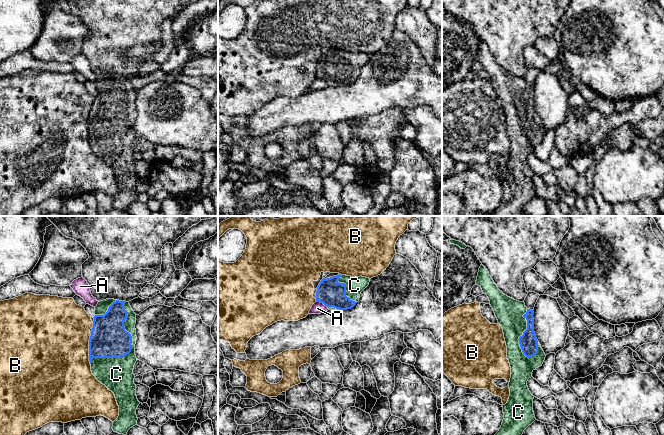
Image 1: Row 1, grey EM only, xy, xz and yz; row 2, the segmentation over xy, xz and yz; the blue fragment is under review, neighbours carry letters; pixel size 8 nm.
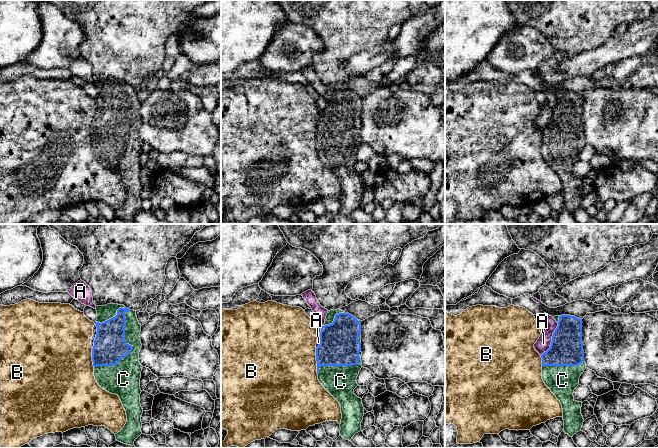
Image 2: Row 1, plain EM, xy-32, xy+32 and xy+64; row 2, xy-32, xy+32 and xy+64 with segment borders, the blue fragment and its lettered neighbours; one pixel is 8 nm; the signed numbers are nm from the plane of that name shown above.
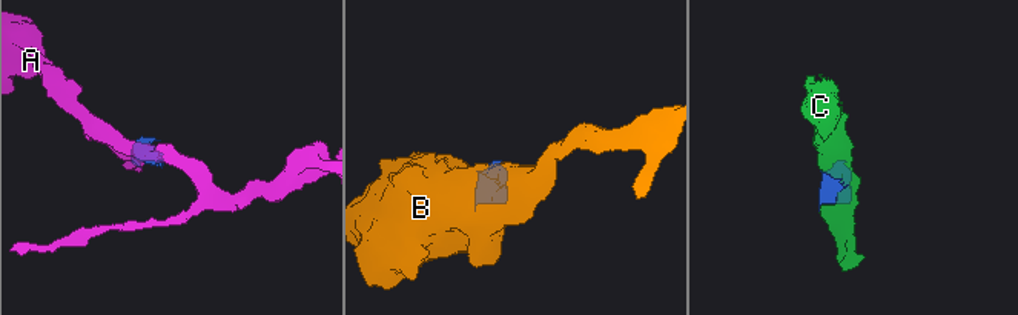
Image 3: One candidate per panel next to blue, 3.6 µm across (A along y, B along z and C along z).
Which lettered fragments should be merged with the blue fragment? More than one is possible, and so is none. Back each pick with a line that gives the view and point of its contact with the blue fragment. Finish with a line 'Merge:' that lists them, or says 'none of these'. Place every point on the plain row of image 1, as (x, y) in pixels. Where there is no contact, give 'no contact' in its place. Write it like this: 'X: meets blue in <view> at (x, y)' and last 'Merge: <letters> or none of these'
C: meets blue in xy at (130, 124)
Merge: C

